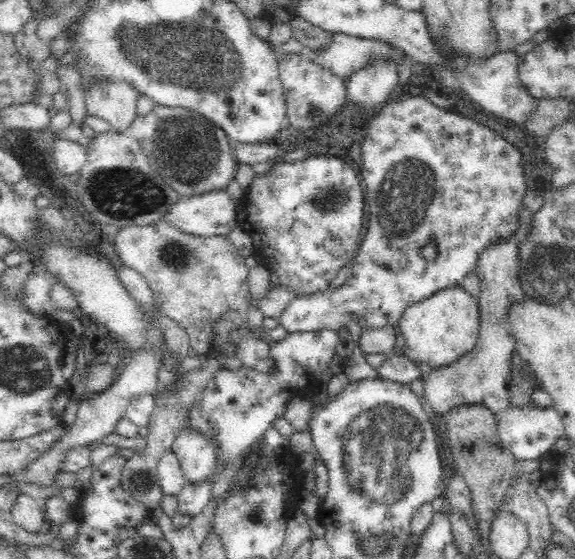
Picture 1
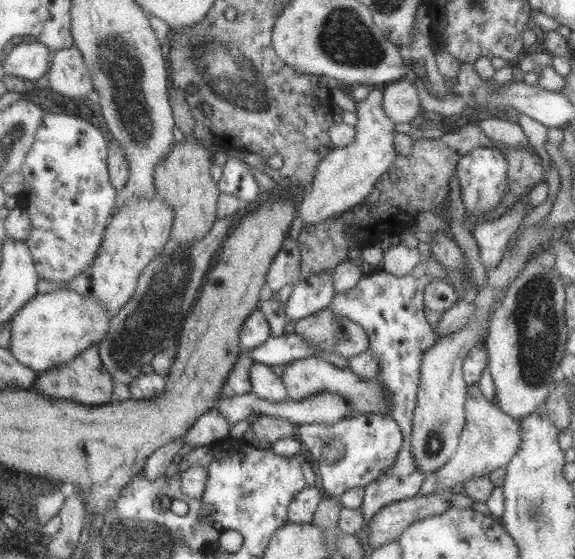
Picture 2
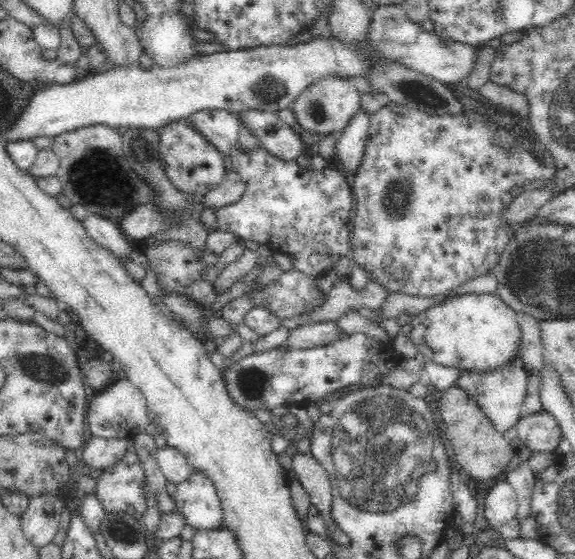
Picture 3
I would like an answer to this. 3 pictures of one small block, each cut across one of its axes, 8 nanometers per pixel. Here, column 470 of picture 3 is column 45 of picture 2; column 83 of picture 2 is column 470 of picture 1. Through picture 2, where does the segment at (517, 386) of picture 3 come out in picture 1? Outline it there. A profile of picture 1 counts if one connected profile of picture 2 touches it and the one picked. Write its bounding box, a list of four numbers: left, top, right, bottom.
[423,234,525,420]

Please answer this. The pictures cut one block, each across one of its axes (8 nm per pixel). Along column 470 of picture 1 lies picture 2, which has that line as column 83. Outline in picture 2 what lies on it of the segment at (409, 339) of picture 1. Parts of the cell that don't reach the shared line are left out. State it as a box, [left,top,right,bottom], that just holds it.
[9,290,112,374]

